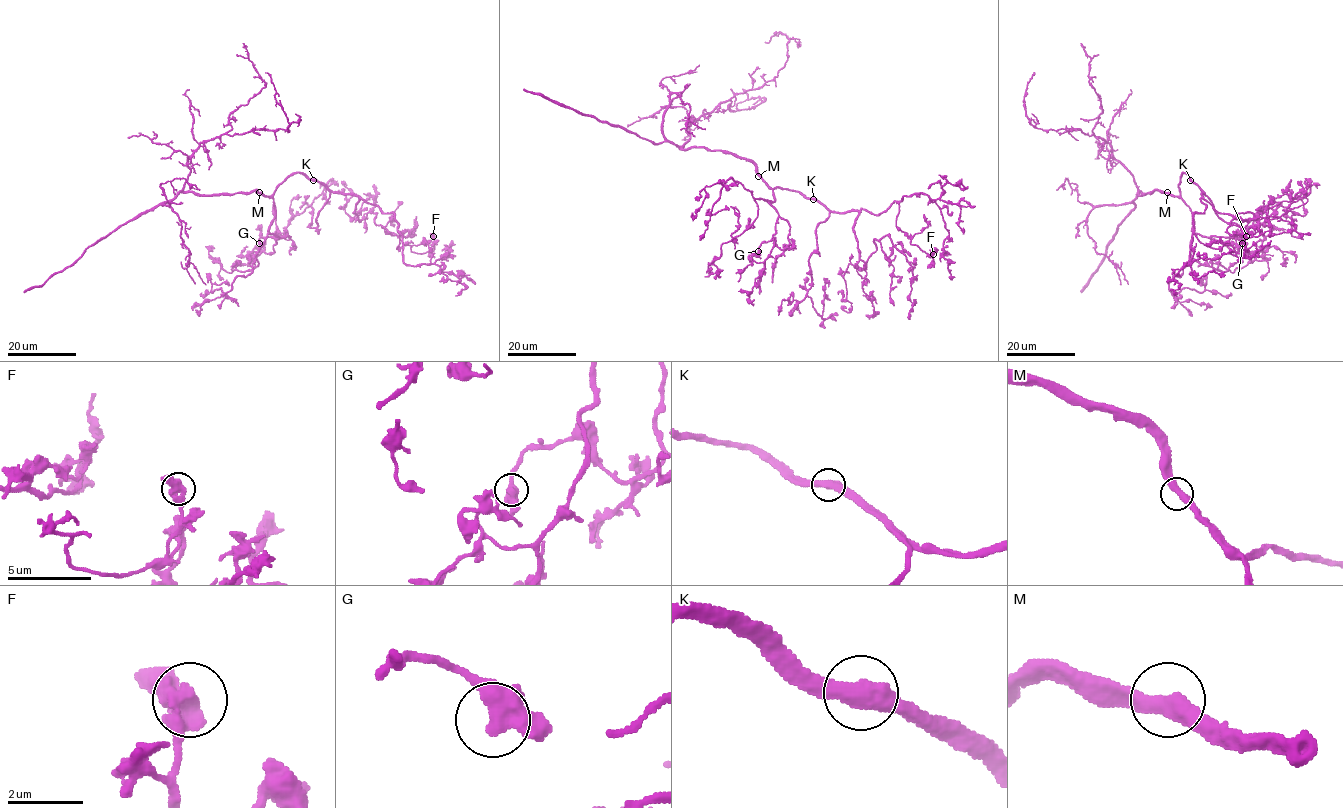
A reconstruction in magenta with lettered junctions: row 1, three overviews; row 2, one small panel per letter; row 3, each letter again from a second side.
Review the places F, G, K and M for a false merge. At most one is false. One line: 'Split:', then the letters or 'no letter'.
Split: no letter

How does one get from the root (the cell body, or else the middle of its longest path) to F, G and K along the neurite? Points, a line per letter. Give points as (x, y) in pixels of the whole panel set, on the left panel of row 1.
F: (261, 194), (270, 196), (302, 172), (392, 213), (396, 248), (409, 244), (426, 253), (433, 236)
G: (261, 194), (273, 199), (274, 218), (269, 231), (290, 238), (261, 237), (259, 243)
K: (261, 194), (270, 196), (297, 172), (314, 179)

